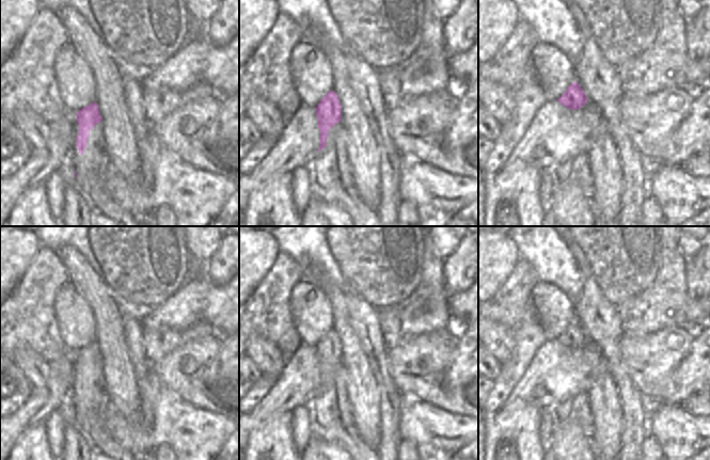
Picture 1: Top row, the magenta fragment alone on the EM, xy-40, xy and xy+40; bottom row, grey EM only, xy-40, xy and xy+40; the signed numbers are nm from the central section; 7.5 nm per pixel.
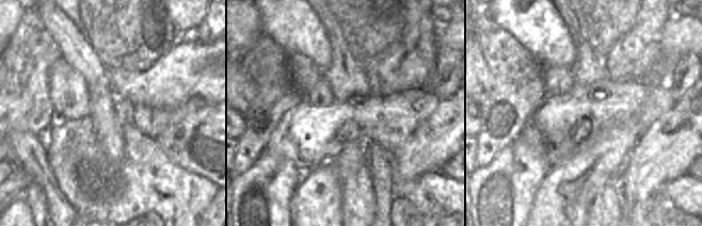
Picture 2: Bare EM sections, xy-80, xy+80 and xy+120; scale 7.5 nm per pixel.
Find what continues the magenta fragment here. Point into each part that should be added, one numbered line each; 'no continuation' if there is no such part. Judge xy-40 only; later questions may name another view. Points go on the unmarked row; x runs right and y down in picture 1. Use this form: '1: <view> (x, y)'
no continuation

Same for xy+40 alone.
no continuation

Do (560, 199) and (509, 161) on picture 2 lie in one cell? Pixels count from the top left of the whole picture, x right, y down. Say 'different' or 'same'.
different

